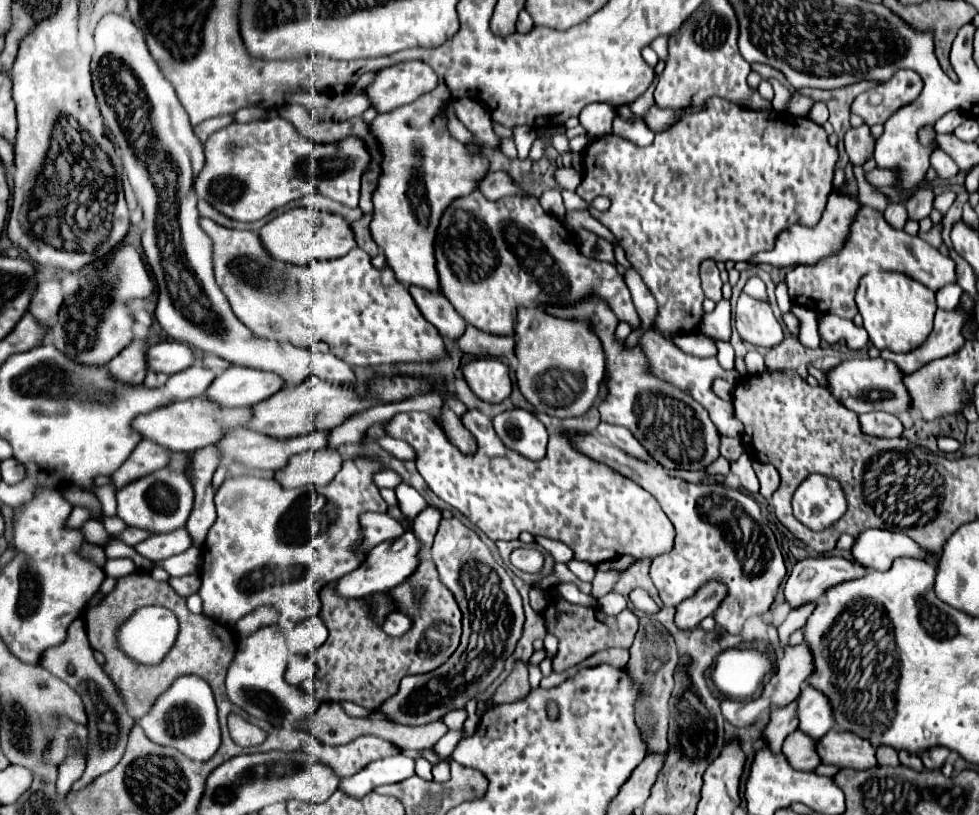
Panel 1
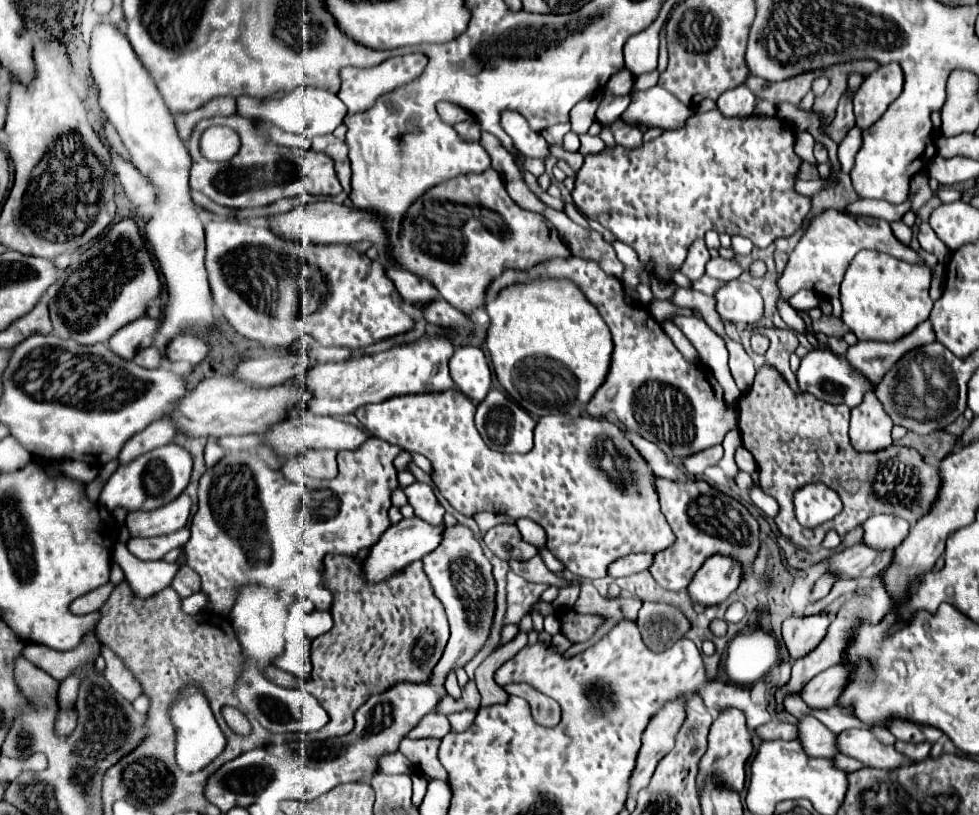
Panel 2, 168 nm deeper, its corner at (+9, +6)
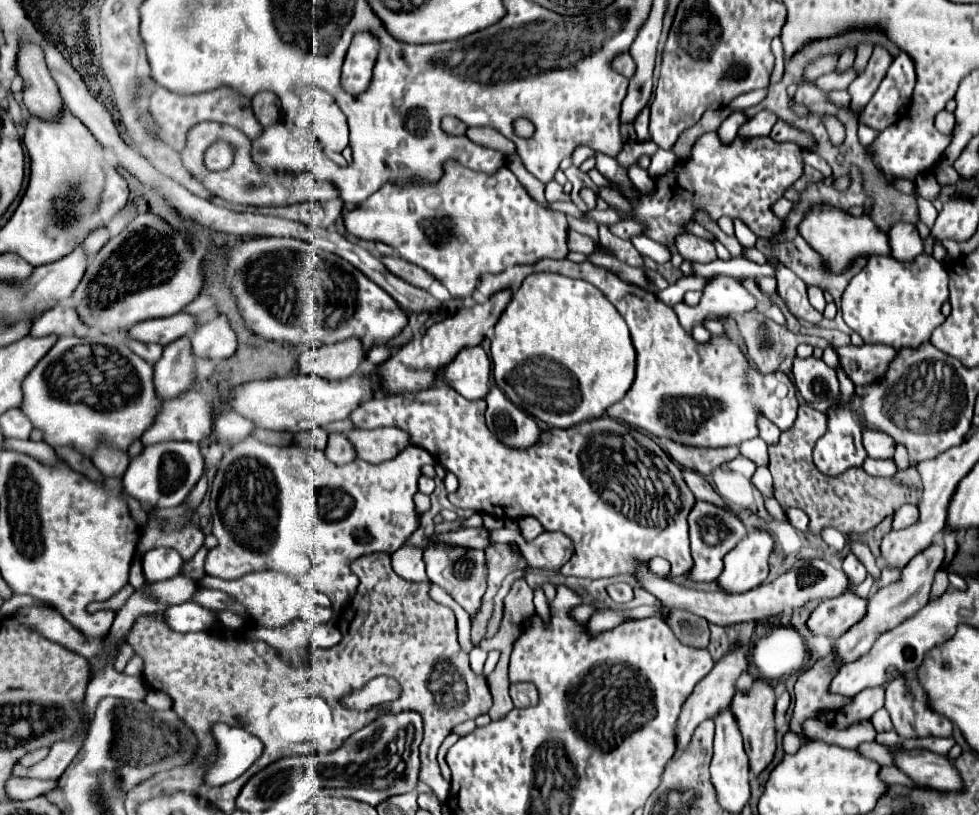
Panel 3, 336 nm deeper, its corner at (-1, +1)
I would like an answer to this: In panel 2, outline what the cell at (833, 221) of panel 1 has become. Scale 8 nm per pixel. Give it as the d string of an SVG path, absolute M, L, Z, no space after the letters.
M733 237L731 249L735 251L735 255L749 255L751 253L751 241L749 239L741 239L741 237Z

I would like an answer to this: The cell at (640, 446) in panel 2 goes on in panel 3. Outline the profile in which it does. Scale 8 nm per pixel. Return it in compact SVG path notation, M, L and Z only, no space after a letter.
M683 470L683 478L685 478L687 486L691 488L691 492L697 496L697 500L711 502L715 506L723 506L723 508L729 510L729 506L723 502L723 498L711 488L711 484L701 474L695 474L693 470Z

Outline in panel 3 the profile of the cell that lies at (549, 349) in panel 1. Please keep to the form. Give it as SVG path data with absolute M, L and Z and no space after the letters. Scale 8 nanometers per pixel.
M553 272L529 274L521 282L495 324L491 362L493 378L505 396L533 418L555 428L567 428L603 416L611 404L627 394L635 380L635 348L617 308L593 284Z

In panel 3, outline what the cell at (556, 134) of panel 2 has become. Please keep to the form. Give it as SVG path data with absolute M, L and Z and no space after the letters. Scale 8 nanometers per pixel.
M579 146L579 148L573 152L573 166L581 166L587 158L595 158L595 152L593 152L589 146Z

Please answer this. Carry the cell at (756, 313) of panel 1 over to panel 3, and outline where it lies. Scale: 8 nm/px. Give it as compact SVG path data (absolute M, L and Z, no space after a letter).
M711 276L703 288L703 296L697 306L687 306L685 302L679 302L677 306L673 306L673 310L677 312L685 332L691 334L693 326L701 324L705 318L711 318L715 314L741 314L755 308L755 304L757 300L739 284L737 278Z

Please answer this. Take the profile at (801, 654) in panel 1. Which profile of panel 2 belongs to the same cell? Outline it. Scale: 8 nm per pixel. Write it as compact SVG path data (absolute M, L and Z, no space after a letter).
M813 615L805 619L789 617L783 623L783 643L787 647L789 657L795 661L797 657L805 657L813 645L825 637L829 627L829 619L825 615Z

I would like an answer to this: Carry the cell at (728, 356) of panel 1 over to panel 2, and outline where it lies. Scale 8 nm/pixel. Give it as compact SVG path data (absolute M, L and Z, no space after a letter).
M675 315L671 321L685 333L685 337L695 345L699 351L701 363L713 371L713 377L717 377L717 383L723 387L725 401L729 405L737 405L737 399L741 395L739 387L735 385L731 371L727 367L727 349L723 337L719 337L701 317L685 317Z

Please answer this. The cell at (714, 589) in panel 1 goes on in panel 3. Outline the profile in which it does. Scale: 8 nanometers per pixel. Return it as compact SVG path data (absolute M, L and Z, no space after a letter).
M753 530L725 556L725 570L719 576L719 586L725 592L741 594L765 582L769 574L767 558L773 550L773 538L765 530Z

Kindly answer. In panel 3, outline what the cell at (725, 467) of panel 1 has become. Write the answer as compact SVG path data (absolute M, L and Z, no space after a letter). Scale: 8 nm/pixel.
M667 440L669 456L683 468L695 470L701 476L709 476L717 466L727 464L735 456L739 456L739 448L695 448L683 446L679 442Z

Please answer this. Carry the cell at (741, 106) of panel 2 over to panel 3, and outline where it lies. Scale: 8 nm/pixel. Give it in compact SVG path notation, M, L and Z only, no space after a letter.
M741 110L733 112L733 114L731 114L723 124L721 124L721 128L717 130L719 140L721 140L723 144L731 144L731 142L735 140L735 136L737 136L739 126L741 126L745 120L747 120L747 116L745 116Z

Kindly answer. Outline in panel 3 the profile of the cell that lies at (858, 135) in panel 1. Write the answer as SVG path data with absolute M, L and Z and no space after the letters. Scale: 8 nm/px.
M877 44L865 72L859 74L849 86L851 110L861 110L873 98L873 94L875 94L879 82L883 80L887 68L891 66L891 62L893 62L893 56L883 46Z

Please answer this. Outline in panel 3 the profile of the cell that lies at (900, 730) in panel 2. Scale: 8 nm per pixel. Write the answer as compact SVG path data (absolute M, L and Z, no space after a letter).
M905 674L901 680L891 680L885 686L885 708L891 714L893 726L901 738L919 738L919 736L951 736L953 724L949 718L937 714L929 706L929 698L923 690L923 686L917 682L915 674Z

